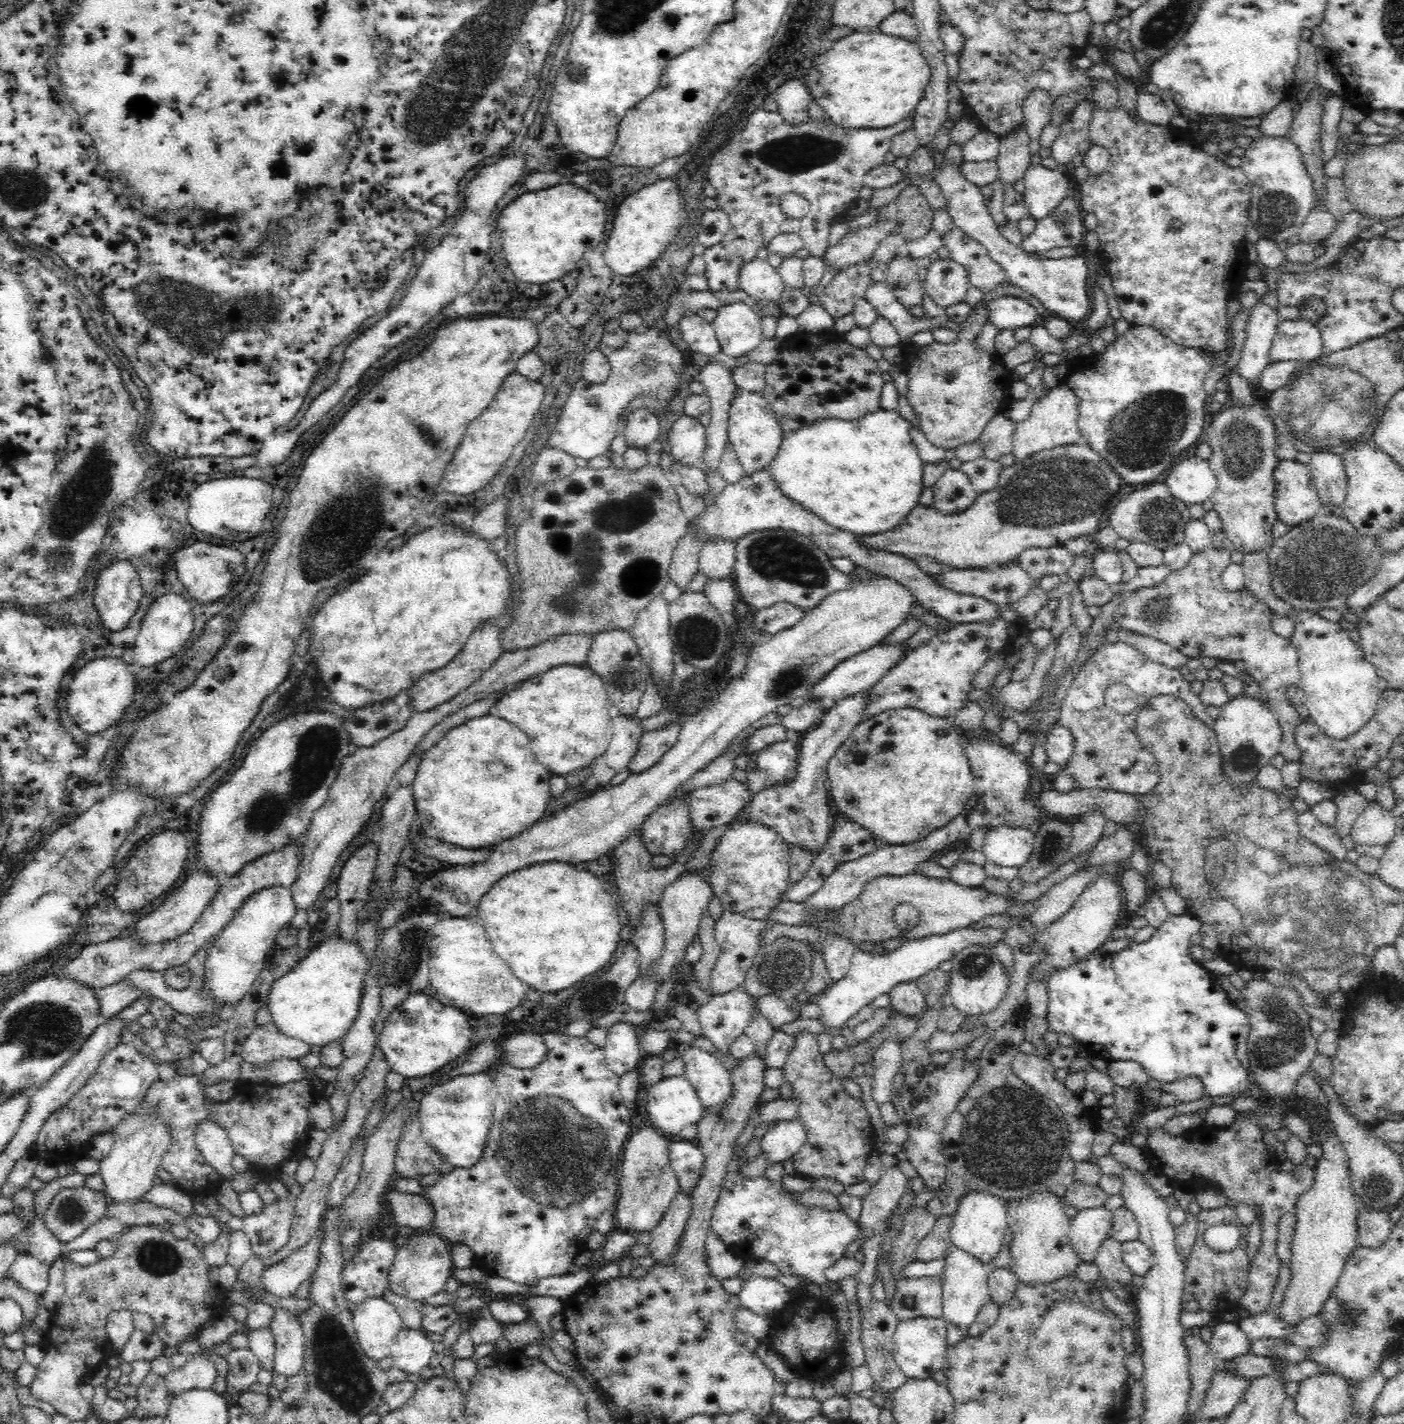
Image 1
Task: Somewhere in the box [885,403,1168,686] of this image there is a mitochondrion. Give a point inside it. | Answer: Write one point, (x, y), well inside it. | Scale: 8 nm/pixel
(1052, 490)

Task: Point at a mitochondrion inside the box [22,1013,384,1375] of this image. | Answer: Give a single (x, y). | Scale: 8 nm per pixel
(155, 1256)

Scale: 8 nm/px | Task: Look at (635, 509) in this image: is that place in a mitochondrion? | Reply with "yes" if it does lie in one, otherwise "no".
yes

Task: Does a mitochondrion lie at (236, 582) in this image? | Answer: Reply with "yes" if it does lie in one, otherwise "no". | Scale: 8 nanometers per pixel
no

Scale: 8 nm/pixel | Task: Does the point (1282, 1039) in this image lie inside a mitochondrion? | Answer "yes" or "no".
yes

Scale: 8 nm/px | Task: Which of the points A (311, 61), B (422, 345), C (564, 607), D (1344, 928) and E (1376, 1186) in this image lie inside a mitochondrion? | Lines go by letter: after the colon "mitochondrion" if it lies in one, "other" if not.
A: other
B: other
C: mitochondrion
D: mitochondrion
E: mitochondrion

